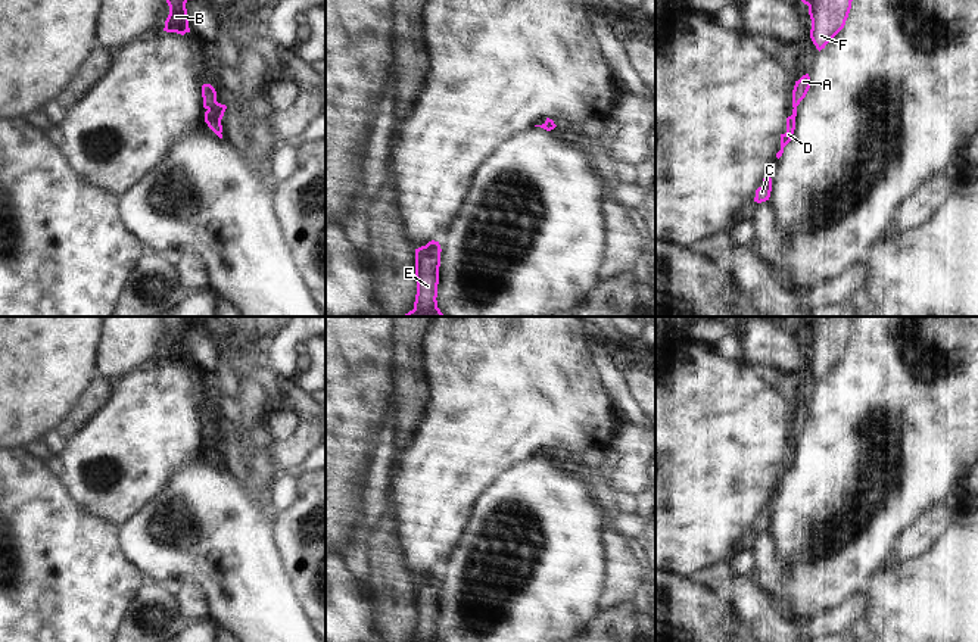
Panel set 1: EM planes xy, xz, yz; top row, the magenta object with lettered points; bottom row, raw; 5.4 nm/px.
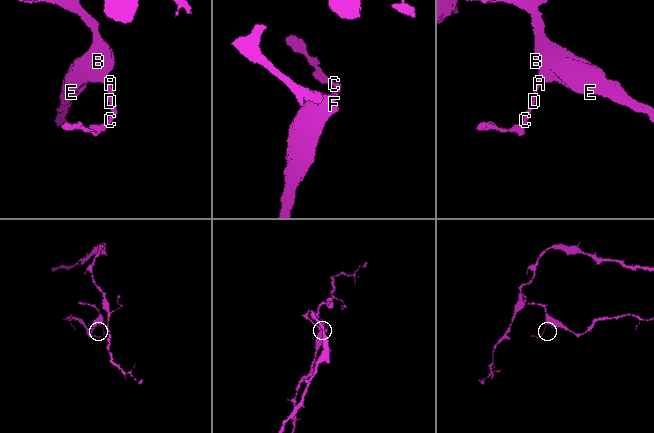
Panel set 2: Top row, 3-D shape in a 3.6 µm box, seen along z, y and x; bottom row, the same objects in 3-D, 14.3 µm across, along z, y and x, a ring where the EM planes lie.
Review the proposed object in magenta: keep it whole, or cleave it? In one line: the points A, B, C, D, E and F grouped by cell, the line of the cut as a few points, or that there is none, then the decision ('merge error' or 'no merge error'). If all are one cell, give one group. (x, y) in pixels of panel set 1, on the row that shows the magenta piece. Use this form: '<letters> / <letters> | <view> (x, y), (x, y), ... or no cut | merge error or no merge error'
A B C D E F | no cut | no merge error

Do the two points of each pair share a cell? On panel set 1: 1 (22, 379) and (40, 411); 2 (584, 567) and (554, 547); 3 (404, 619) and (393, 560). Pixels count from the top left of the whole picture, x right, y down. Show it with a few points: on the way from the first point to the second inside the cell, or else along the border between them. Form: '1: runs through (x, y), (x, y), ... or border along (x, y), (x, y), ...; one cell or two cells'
1: runs through (22, 386), (22, 393), (33, 404); one cell
2: runs through (576, 567), (561, 554); one cell
3: runs through (393, 604), (393, 575); one cell

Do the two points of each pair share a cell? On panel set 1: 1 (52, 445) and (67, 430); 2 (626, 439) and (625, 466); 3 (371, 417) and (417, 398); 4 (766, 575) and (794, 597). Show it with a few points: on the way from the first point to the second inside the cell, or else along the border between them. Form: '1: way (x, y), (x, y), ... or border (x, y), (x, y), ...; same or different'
1: border (55, 430), (65, 441); different
2: way (626, 445), (626, 460); same
3: border (391, 374), (393, 411); different
4: border (775, 552), (781, 572), (782, 605); different

